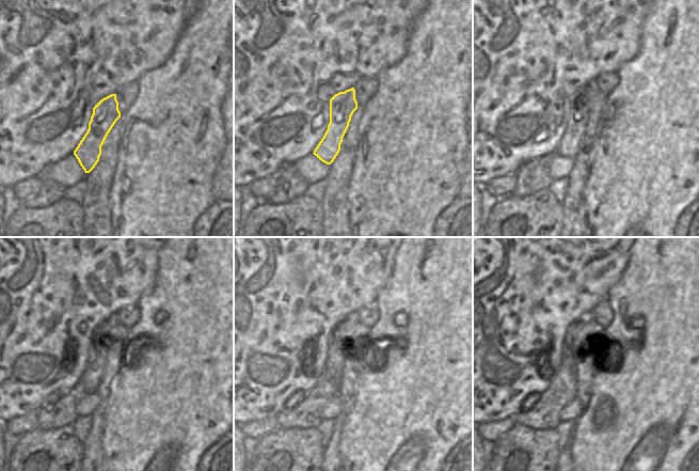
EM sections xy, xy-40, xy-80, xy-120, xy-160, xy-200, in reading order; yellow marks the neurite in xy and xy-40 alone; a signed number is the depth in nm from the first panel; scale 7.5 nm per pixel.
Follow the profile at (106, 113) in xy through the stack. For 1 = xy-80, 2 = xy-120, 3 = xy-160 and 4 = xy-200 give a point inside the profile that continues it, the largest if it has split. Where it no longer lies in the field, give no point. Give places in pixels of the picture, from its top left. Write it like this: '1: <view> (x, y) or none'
1: xy-80 (580, 101)
2: xy-120 (100, 343)
3: xy-160 (339, 343)
4: xy-200 (587, 316)

